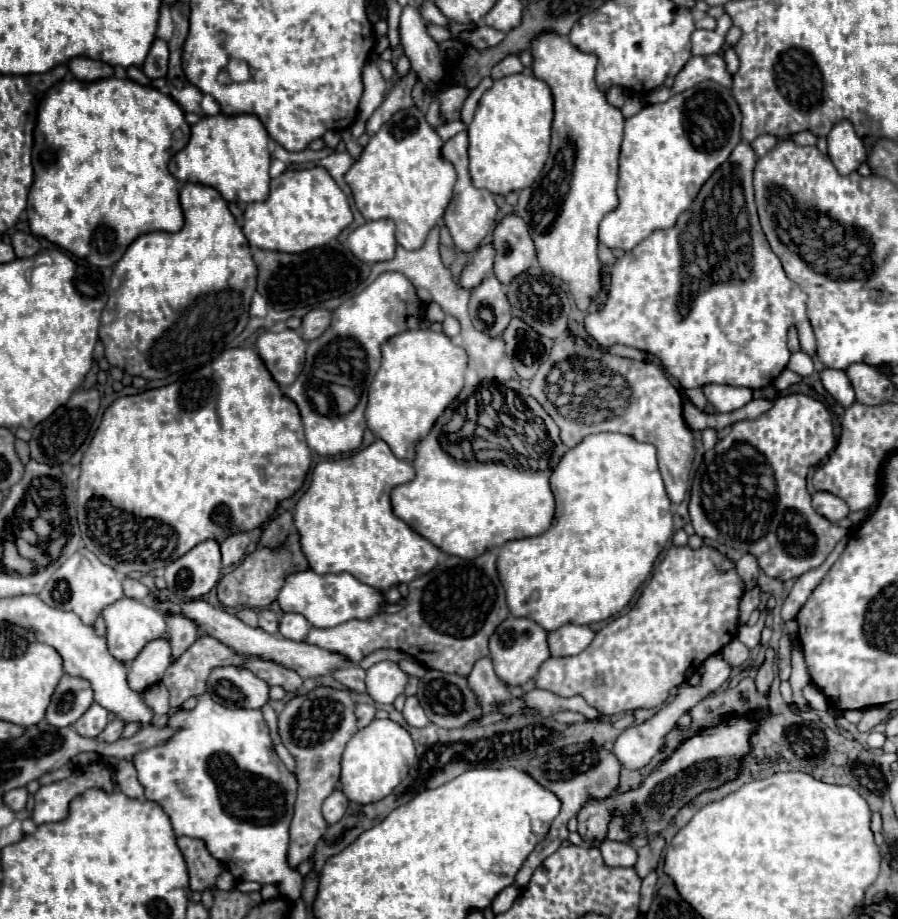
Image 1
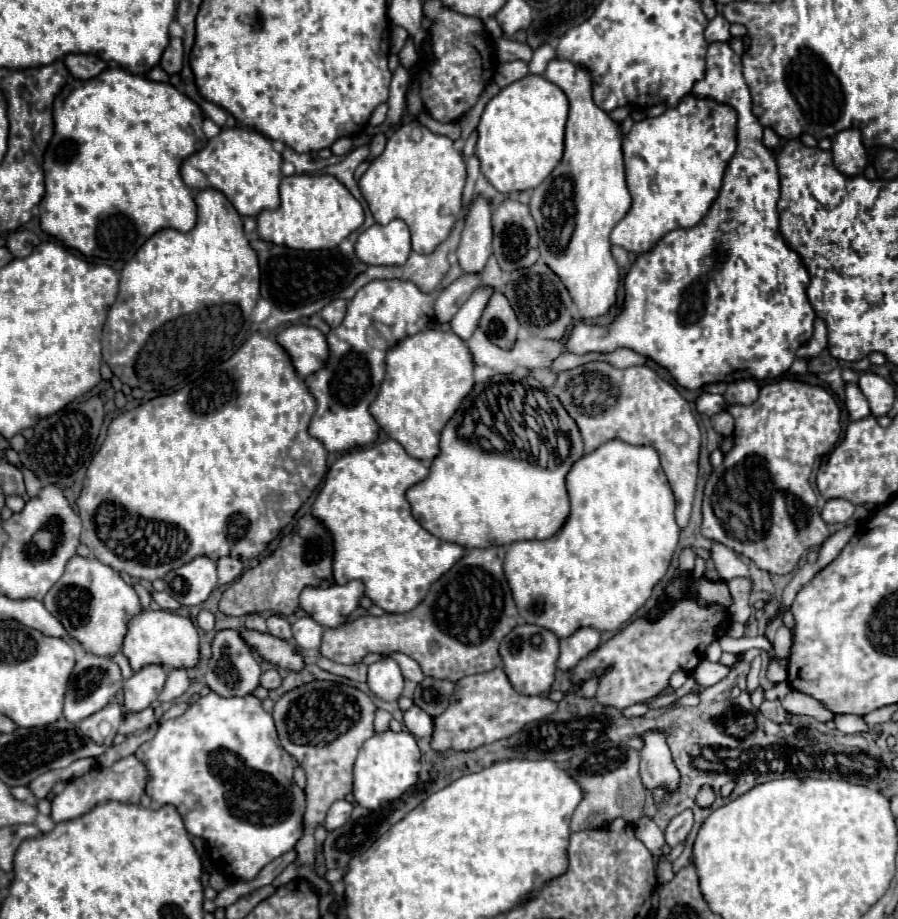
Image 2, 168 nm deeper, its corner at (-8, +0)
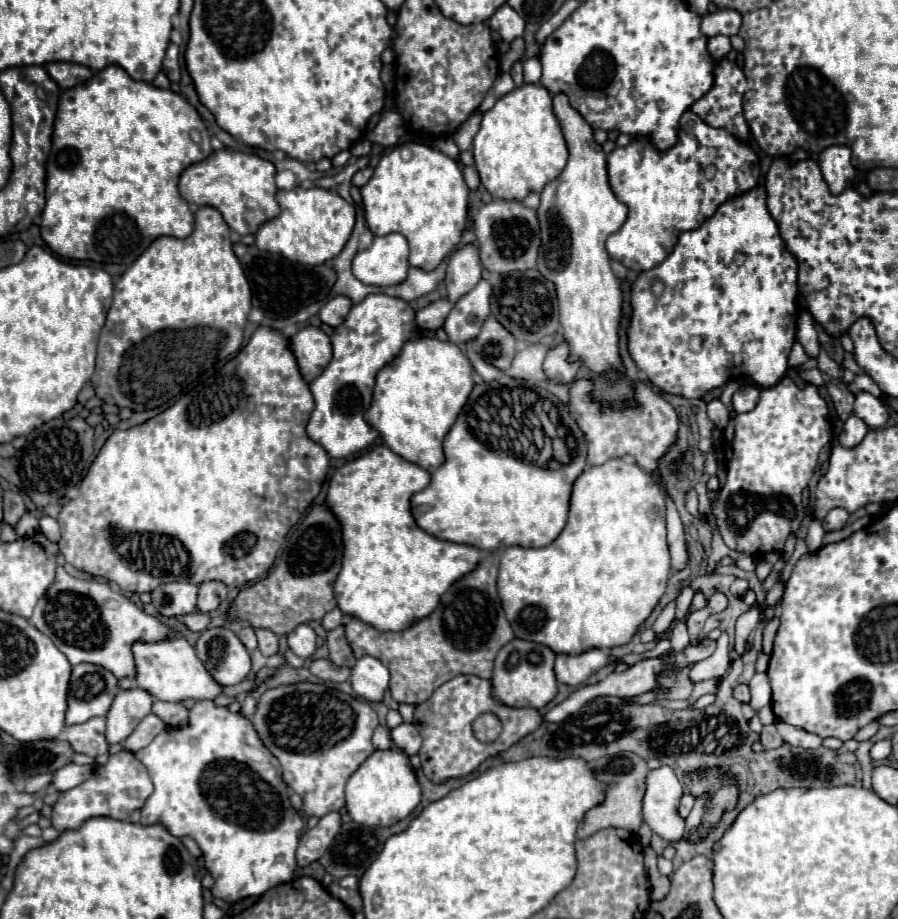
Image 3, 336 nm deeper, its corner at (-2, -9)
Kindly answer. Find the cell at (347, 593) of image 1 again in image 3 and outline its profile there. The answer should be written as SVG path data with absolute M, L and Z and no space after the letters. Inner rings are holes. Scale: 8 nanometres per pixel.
M336 607L336 609L332 609L332 611L328 611L328 615L324 615L324 619L320 621L322 623L322 627L326 629L326 631L332 631L332 629L336 629L340 623L342 623L342 611Z

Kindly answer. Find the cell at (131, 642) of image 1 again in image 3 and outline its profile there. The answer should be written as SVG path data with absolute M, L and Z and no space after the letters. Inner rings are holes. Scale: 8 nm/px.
M178 635L160 639L156 643L134 643L132 645L136 675L134 681L138 687L150 691L156 699L162 701L184 701L184 699L214 699L222 693L222 687L208 675L202 661L198 659L194 647Z

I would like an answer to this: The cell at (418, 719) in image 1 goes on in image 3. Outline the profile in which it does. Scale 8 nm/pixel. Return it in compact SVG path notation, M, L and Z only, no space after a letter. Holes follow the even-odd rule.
M400 723L398 727L392 729L390 737L392 737L392 743L398 745L398 747L402 747L408 755L418 753L420 743L422 743L420 733L416 731L416 725L414 723Z

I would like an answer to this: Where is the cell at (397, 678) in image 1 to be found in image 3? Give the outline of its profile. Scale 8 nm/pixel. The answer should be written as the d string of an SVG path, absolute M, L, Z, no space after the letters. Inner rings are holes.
M360 657L352 667L350 683L354 691L366 701L382 701L390 687L388 669L374 657Z

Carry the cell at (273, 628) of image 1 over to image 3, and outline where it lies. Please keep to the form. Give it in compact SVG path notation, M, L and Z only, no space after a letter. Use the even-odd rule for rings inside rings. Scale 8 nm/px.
M256 629L258 635L258 649L262 655L276 655L278 653L278 637L268 629Z

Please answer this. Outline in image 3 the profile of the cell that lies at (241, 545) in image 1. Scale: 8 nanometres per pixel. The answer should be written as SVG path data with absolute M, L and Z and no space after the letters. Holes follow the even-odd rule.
M208 581L200 583L200 593L198 593L198 611L200 613L210 613L214 611L228 595L228 585L220 581Z

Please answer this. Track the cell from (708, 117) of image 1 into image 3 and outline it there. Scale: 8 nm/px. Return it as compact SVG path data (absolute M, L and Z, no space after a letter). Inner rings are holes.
M686 111L680 119L678 141L674 147L660 153L660 149L650 139L634 139L626 147L616 147L608 155L608 177L614 195L628 207L628 219L606 241L606 251L612 259L620 261L624 267L640 267L634 271L646 271L660 265L674 249L678 235L684 231L694 231L704 223L704 219L712 217L716 207L726 199L750 191L760 177L760 165L756 151L732 137L726 129L716 129L704 123L696 113Z

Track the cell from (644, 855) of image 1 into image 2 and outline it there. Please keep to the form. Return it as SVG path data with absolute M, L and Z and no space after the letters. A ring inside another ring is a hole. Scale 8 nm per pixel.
M684 810L668 824L668 828L664 832L666 844L676 846L678 842L682 842L688 836L690 830L692 830L692 810Z

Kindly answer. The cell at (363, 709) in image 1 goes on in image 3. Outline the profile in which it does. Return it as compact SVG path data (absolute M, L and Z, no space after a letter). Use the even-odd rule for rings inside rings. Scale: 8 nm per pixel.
M378 725L374 735L372 735L372 743L376 749L390 749L392 747L392 739L390 739L390 729Z

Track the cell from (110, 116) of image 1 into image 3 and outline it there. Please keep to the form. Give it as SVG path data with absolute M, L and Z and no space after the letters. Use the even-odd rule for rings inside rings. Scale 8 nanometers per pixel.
M116 65L98 71L80 87L66 89L58 101L52 151L46 163L46 205L40 225L44 243L66 259L130 265L156 237L188 237L194 215L178 193L178 177L188 165L210 153L210 135L186 99L170 89L134 81Z

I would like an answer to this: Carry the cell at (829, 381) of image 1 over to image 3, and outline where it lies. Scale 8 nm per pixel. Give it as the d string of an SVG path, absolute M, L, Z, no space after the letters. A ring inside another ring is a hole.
M850 415L850 417L844 421L844 429L842 429L838 441L840 441L840 445L844 445L844 447L854 447L854 445L858 445L858 443L864 439L866 433L868 433L866 423L864 423L860 417Z

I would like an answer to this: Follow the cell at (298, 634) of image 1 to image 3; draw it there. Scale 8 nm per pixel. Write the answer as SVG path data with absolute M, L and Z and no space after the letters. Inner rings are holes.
M298 625L292 633L288 633L288 647L302 659L308 659L316 651L316 633L310 625Z

